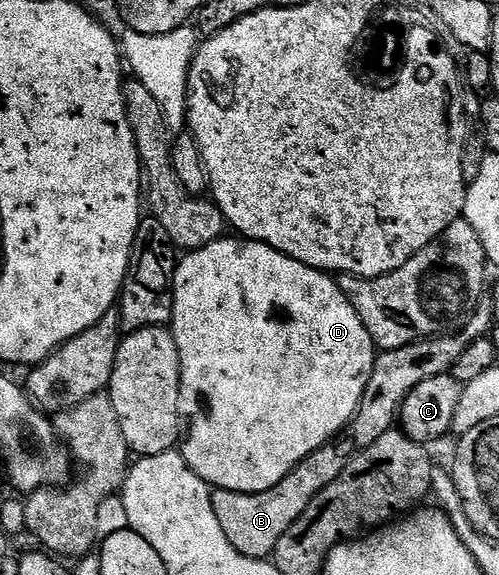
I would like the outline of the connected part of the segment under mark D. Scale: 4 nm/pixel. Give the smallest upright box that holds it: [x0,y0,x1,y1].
[170,236,378,494]

